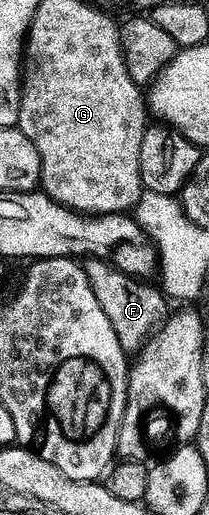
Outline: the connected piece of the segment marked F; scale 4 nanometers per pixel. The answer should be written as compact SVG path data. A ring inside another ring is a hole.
M88 259L84 265L86 275L89 276L90 287L97 302L104 309L105 316L117 332L117 340L125 352L142 351L156 329L162 326L170 317L168 299L155 285L144 281L131 279L127 274L121 273L104 259Z

